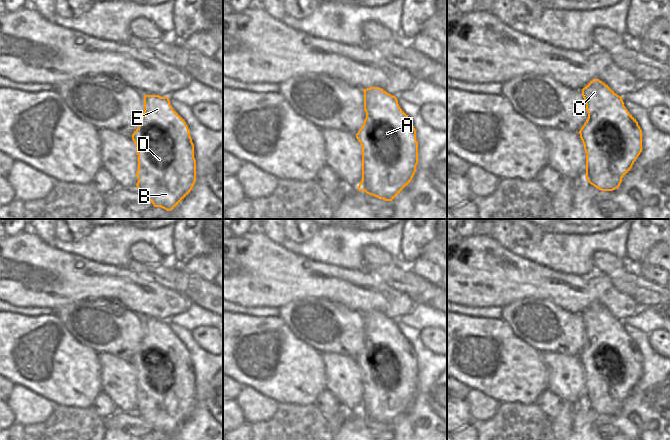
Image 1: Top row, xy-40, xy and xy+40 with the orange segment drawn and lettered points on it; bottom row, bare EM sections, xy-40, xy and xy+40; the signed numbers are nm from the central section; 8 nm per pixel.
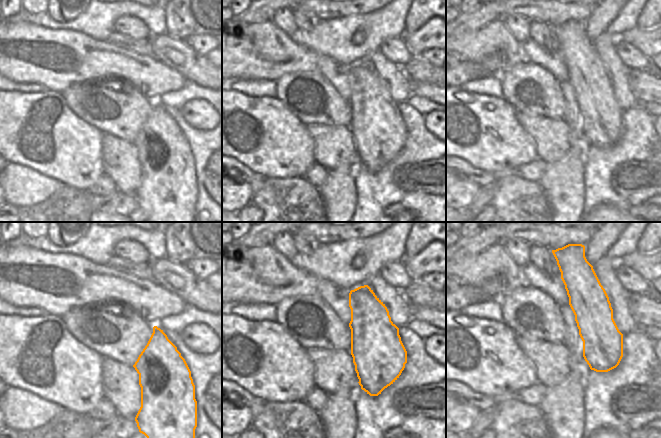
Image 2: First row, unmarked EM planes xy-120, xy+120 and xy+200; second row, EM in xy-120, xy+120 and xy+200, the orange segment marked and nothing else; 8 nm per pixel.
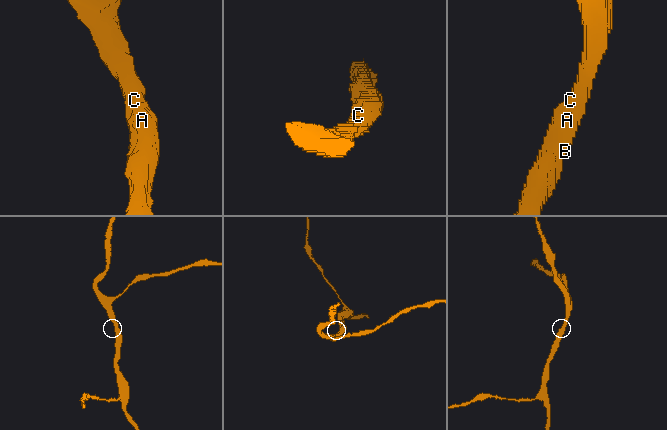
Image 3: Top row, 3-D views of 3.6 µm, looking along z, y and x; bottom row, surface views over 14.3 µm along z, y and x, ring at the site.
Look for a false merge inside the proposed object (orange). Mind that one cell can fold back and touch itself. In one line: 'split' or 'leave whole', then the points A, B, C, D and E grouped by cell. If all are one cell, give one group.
leave whole | A B C D E

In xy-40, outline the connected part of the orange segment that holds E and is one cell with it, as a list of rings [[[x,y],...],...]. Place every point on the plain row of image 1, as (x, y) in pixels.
[[[144,319],[144,336],[132,364],[138,379],[138,415],[154,431],[171,435],[190,417],[196,406],[196,384],[188,350],[172,332],[168,321]]]

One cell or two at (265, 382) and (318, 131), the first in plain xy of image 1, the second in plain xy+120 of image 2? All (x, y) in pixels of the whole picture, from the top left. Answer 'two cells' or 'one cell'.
two cells

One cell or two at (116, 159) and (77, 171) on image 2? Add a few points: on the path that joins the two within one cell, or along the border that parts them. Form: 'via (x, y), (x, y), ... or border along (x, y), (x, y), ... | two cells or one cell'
border along (103, 139), (102, 173) | two cells

